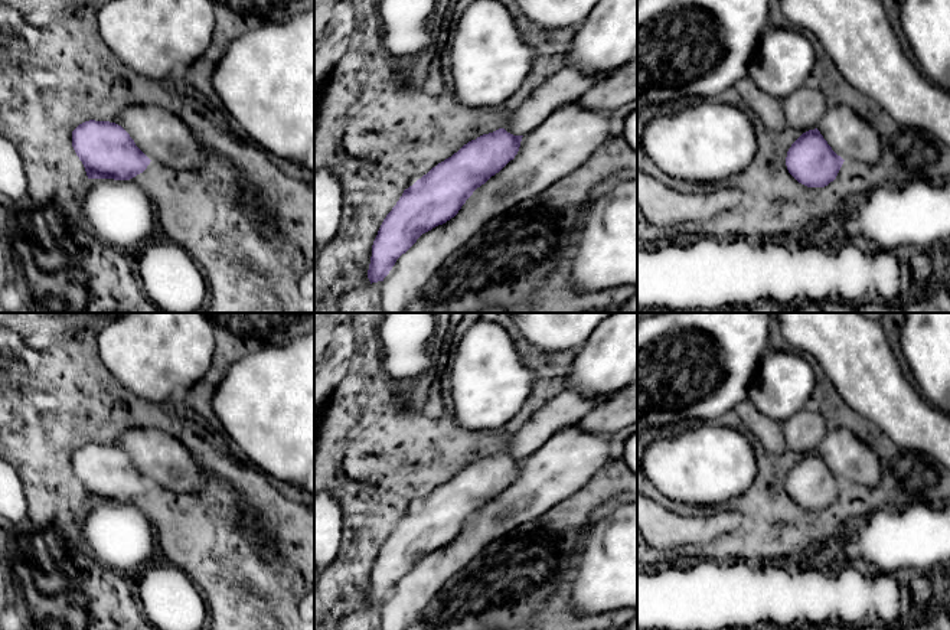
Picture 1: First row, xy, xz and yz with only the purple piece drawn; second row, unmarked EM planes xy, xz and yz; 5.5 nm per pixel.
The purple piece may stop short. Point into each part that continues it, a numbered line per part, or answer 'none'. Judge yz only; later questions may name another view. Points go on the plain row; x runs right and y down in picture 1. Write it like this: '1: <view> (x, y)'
1: yz (854, 462)

